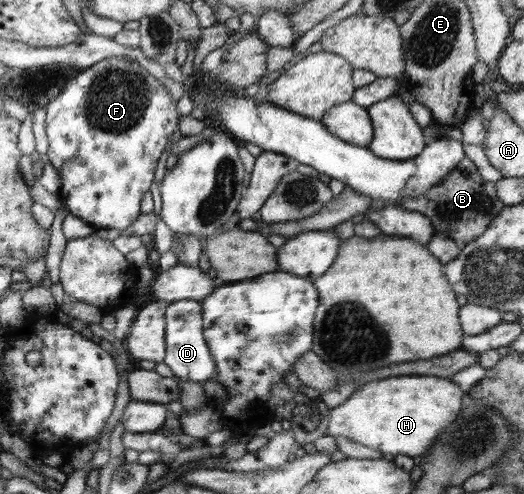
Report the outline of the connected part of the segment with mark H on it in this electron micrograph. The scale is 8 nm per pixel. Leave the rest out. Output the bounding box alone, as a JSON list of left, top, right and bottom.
[328,375,467,460]

